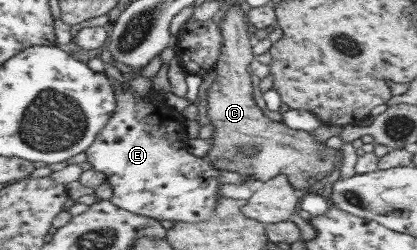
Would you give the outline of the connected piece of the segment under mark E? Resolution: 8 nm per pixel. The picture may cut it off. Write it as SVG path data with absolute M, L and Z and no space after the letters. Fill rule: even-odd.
M112 78L109 80L115 98L115 107L90 146L82 152L85 153L86 161L91 165L91 169L105 175L110 182L111 203L119 209L157 221L165 219L172 222L197 223L211 218L216 201L223 198L217 194L219 185L223 183L217 180L216 170L219 169L213 167L205 157L199 158L187 152L183 116L166 102L166 96L159 95L151 87L141 97L135 97L129 87L121 88L120 83Z

